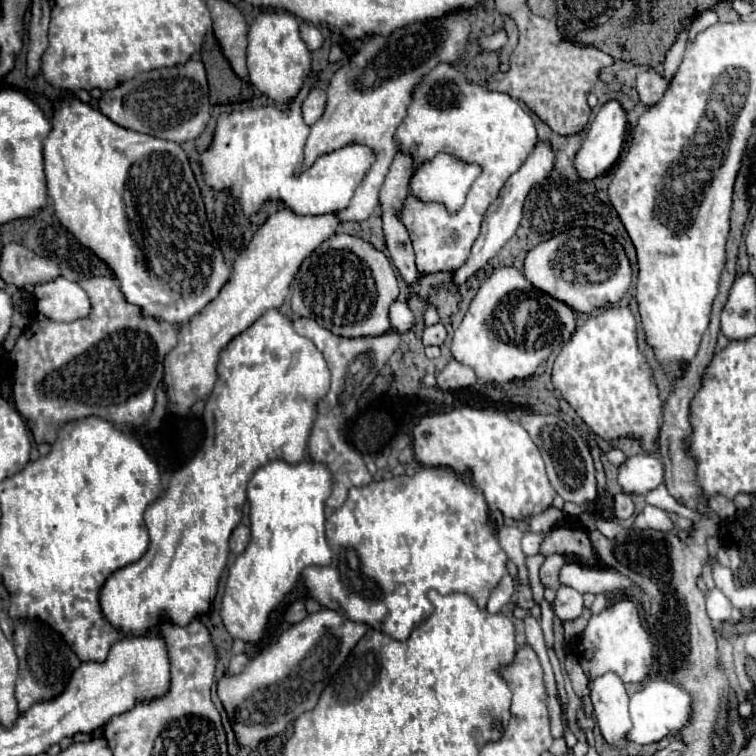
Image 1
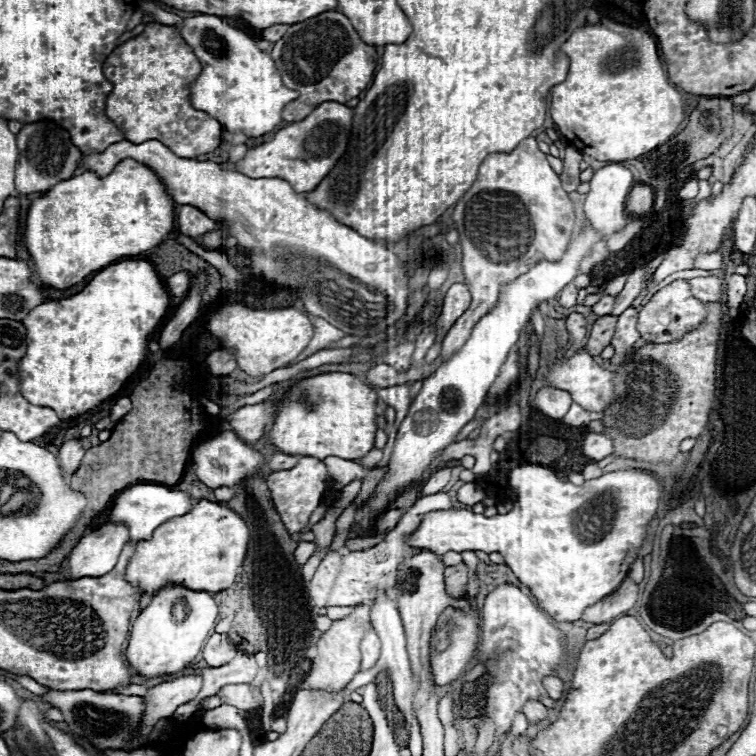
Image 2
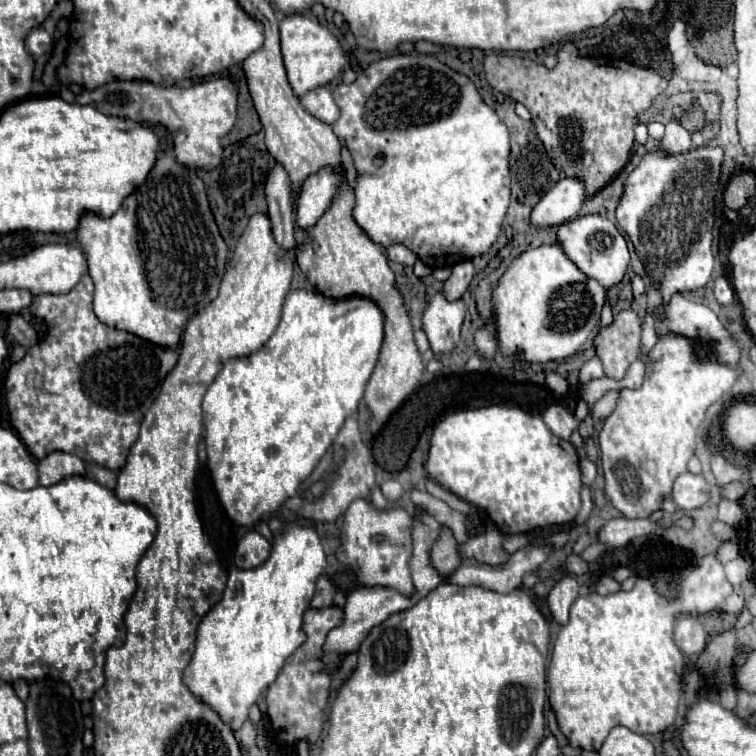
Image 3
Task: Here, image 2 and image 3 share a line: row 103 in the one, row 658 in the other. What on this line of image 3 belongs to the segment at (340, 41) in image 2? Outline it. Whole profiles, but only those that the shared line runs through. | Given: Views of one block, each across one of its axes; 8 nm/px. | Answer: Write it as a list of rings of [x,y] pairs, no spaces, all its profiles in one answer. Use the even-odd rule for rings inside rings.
[[[328,606],[328,608],[308,608],[306,610],[306,624],[304,632],[308,636],[306,644],[298,648],[298,652],[286,662],[286,668],[280,672],[278,680],[270,684],[268,694],[266,694],[266,704],[268,704],[268,718],[272,724],[272,730],[278,738],[280,744],[284,746],[294,746],[300,740],[306,742],[316,742],[322,734],[322,718],[324,710],[328,706],[330,698],[330,686],[336,674],[326,672],[326,664],[322,662],[324,654],[324,642],[326,636],[332,628],[340,626],[344,620],[344,612],[338,606]]]

